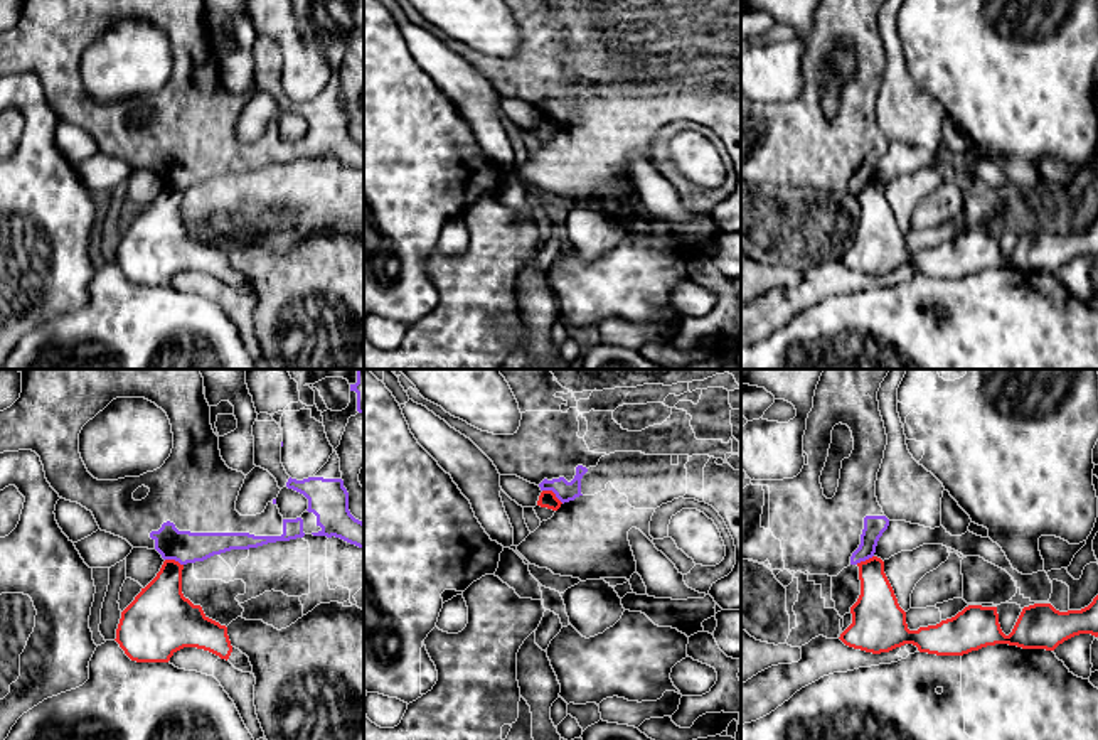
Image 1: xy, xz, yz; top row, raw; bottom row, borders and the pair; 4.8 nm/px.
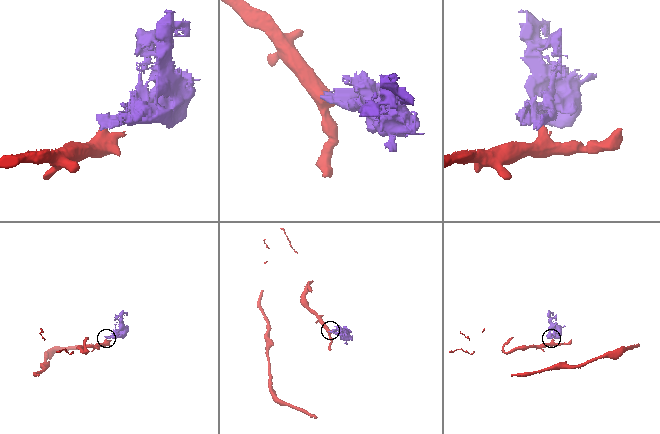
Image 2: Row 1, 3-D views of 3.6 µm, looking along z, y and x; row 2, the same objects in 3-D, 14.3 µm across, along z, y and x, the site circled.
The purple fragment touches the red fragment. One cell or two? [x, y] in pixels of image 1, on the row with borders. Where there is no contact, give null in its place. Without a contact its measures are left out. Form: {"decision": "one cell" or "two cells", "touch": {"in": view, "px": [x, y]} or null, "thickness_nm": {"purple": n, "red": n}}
{"decision": "two cells", "touch": {"in": "xz", "px": [553, 491]}, "thickness_nm": {"purple": 100, "red": 80}}

